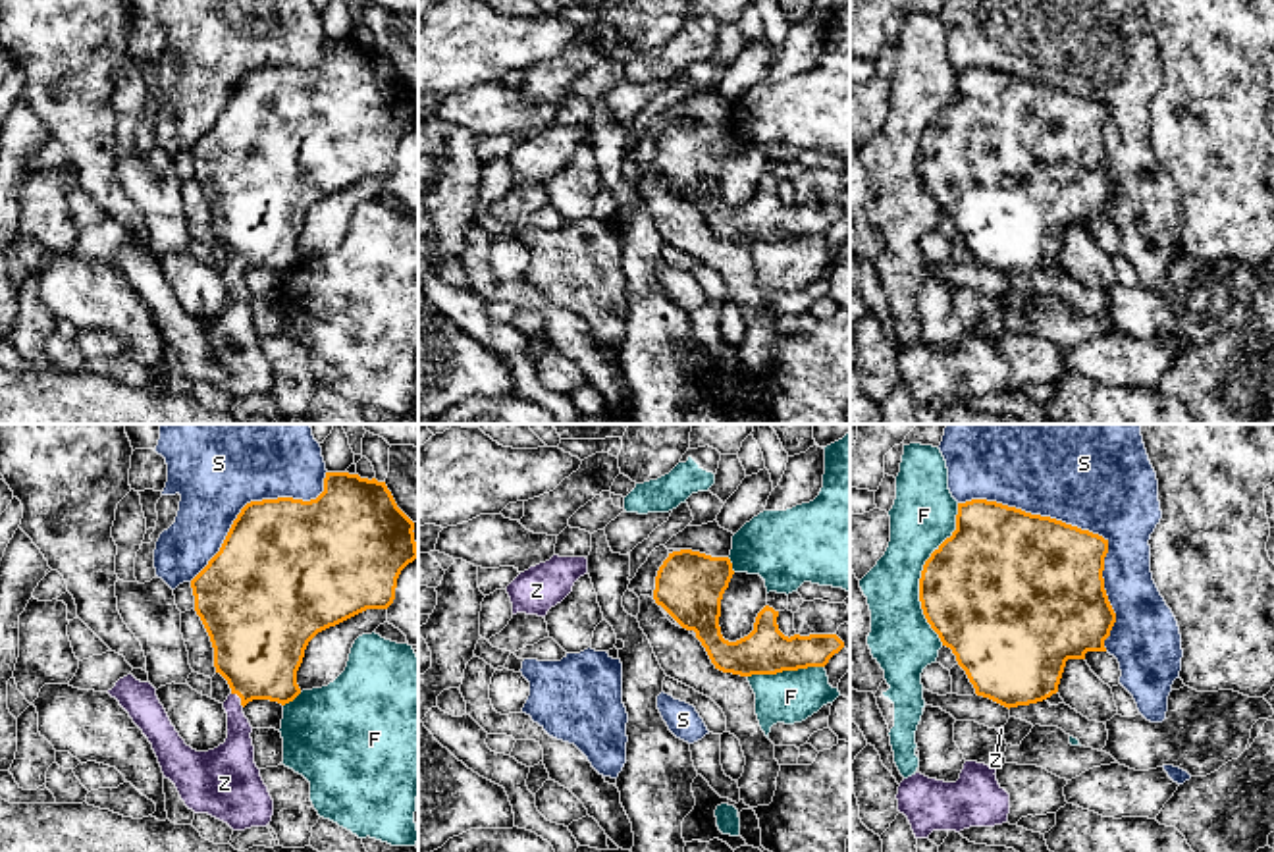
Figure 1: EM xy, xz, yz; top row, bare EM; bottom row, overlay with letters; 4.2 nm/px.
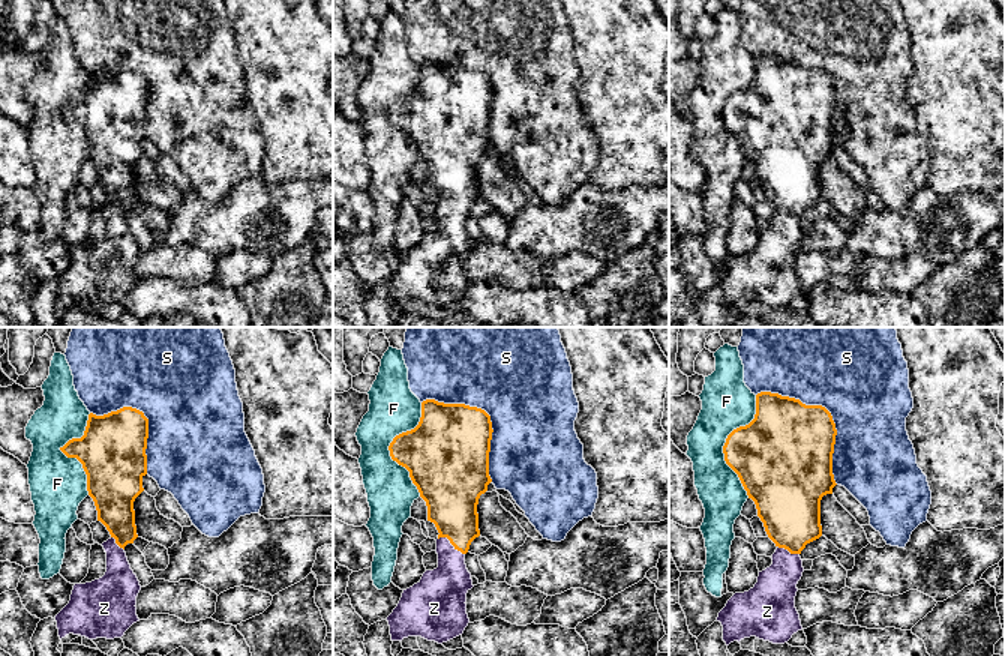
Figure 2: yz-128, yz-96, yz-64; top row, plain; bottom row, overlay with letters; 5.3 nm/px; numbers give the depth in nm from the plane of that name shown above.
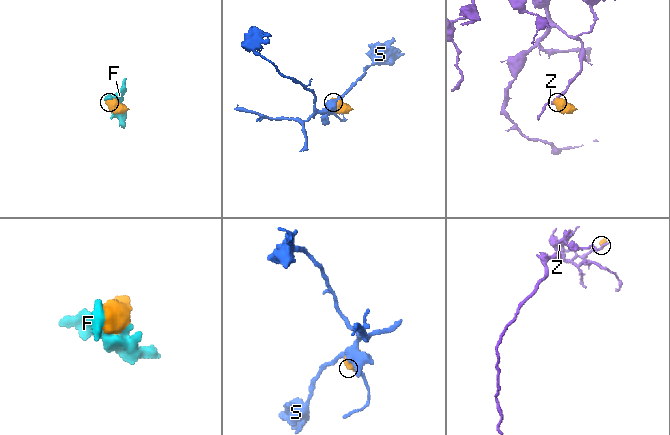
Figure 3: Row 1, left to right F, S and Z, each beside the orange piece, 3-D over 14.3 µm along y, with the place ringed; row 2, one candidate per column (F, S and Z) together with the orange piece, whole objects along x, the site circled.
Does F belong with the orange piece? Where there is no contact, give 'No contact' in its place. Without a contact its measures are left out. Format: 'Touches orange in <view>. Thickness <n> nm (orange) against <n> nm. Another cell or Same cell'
Touches orange in yz. Thickness 500 nm (orange) against 280 nm. Another cell

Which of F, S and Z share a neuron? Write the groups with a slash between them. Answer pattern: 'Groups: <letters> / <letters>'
Groups: F / S / Z

